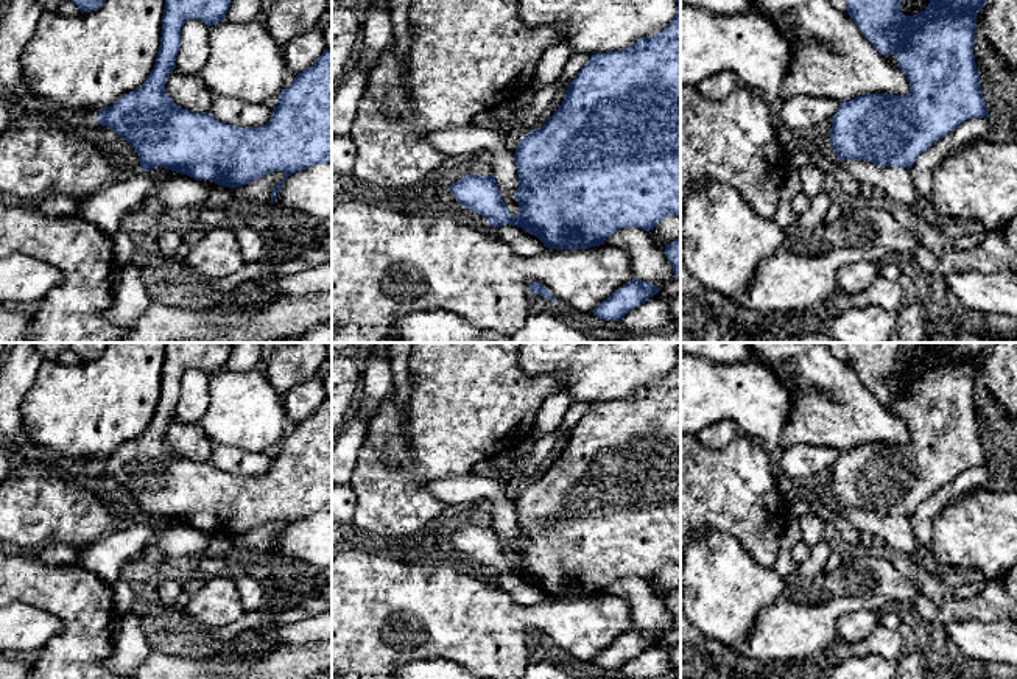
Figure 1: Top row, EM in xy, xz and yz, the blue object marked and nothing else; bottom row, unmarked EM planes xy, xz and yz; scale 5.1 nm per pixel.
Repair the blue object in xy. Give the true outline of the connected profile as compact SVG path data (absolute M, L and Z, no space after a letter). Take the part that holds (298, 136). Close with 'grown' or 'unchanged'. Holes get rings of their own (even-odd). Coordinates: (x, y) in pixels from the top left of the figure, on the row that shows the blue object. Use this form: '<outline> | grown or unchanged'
M165 0L162 37L154 69L140 89L125 93L112 106L101 111L98 123L114 131L134 148L143 171L164 167L196 181L210 179L229 188L246 185L274 171L283 171L285 179L273 188L271 204L274 204L279 190L290 174L316 164L332 164L332 50L324 50L311 67L296 75L293 84L282 90L279 106L273 111L271 120L263 126L232 126L216 120L210 114L196 114L182 109L165 93L165 83L176 69L174 61L181 47L181 28L192 19L201 19L207 26L226 20L230 3L232 0Z | unchanged

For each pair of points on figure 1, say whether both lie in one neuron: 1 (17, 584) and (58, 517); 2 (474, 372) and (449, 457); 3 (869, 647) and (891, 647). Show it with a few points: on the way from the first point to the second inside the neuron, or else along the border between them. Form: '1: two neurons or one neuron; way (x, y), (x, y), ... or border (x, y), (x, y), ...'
1: two neurons; border (16, 548), (24, 552)
2: one neuron; way (468, 393), (468, 404), (449, 424), (449, 436)
3: one neuron; way (874, 647), (886, 647)

